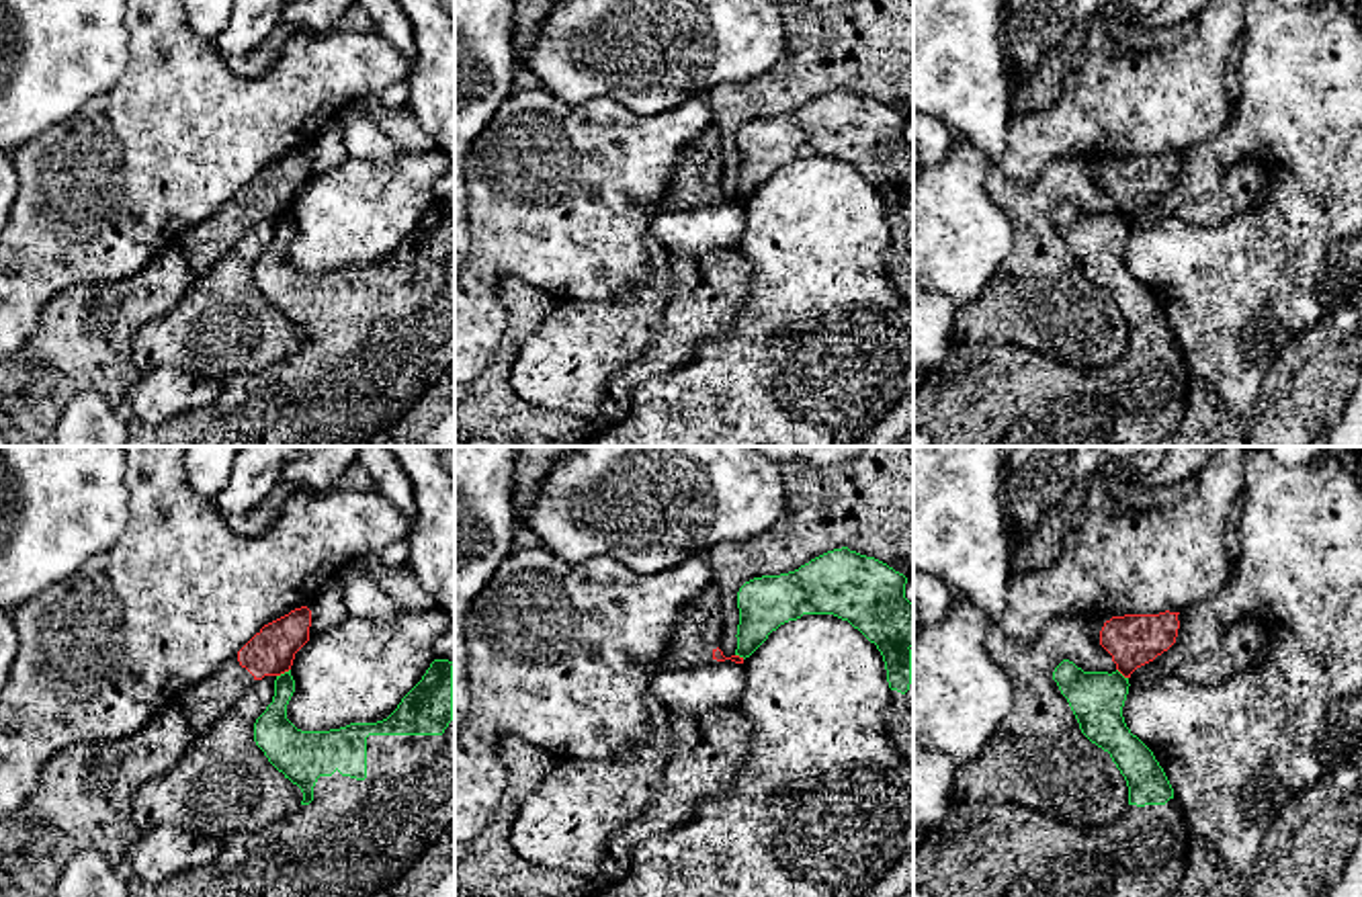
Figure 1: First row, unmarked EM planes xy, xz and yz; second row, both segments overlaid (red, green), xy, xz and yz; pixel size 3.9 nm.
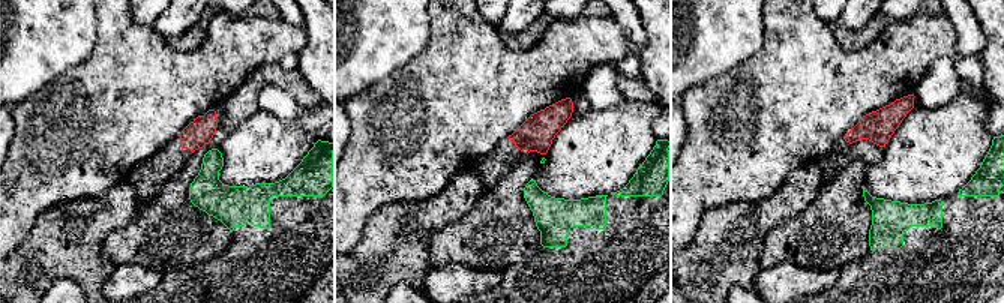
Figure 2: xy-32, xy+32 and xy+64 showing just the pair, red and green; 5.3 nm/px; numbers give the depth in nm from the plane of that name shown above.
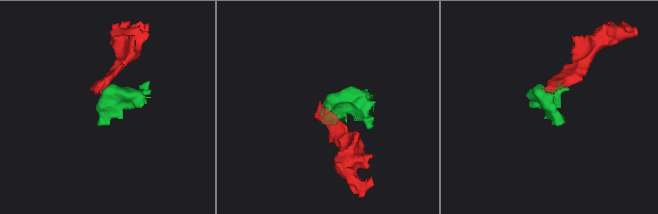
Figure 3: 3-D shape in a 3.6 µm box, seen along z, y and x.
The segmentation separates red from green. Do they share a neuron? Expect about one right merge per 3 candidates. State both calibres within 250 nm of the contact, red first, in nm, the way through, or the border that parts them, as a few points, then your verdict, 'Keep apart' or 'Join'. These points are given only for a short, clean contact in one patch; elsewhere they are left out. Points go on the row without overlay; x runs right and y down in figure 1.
Thickness 190 nm (red) against 160 nm. Boundary: xy (289, 209), (277, 218). Keep apart

